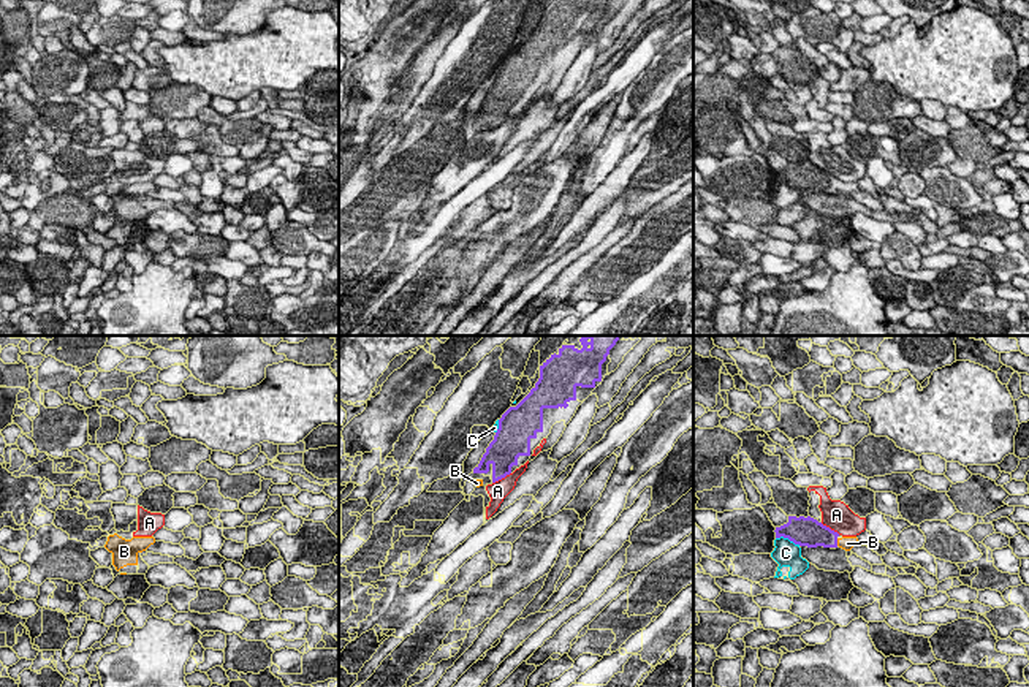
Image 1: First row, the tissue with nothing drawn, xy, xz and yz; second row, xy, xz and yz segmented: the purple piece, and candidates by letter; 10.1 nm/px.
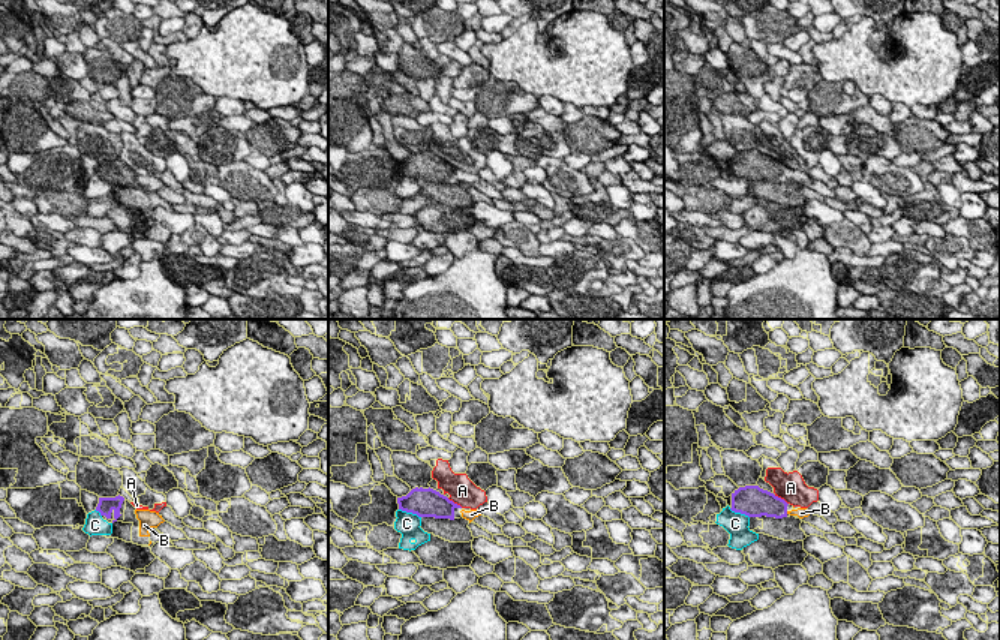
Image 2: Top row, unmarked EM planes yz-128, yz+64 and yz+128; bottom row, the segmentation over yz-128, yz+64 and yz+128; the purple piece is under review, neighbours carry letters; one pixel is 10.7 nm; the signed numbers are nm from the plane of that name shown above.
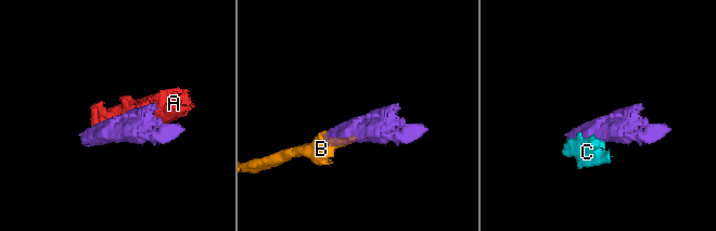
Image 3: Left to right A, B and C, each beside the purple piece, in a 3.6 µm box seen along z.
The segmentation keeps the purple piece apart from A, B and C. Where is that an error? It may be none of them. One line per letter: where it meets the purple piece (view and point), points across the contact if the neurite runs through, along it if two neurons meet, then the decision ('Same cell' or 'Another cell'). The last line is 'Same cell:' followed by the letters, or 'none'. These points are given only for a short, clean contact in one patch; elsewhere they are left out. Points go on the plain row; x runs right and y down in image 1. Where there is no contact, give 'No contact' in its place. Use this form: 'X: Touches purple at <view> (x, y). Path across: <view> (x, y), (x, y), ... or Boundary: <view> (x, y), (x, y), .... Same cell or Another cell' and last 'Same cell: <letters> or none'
A: Touches purple at xz (501, 124). Another cell
B: Touches purple at yz (836, 187). Path across: yz (814, 179), (836, 187), (847, 189). Same cell
C: Touches purple at yz (789, 184). Another cell
Same cell: B

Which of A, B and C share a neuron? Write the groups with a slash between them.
A / B / C

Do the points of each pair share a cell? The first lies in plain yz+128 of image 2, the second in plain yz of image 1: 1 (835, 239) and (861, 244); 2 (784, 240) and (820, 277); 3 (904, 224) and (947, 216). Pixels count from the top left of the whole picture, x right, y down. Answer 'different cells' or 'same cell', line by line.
1: different cells
2: different cells
3: different cells

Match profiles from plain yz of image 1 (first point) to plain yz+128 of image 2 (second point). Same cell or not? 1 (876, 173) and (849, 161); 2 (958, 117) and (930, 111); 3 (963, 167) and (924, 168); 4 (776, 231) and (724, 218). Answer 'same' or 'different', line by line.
1: different
2: different
3: different
4: same

